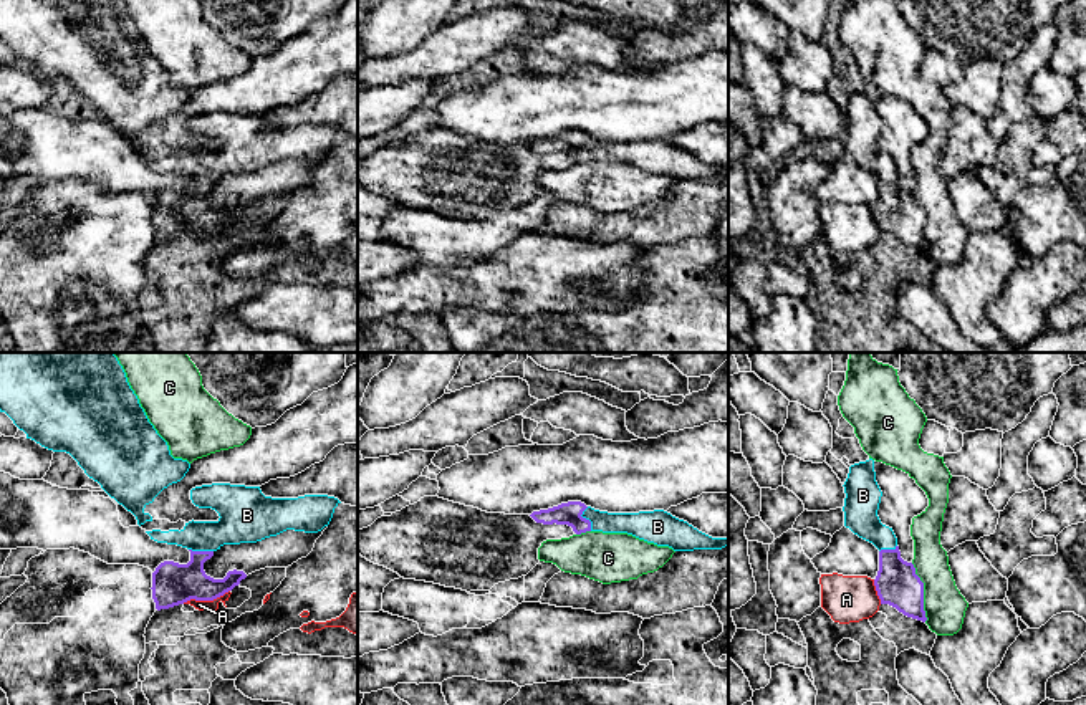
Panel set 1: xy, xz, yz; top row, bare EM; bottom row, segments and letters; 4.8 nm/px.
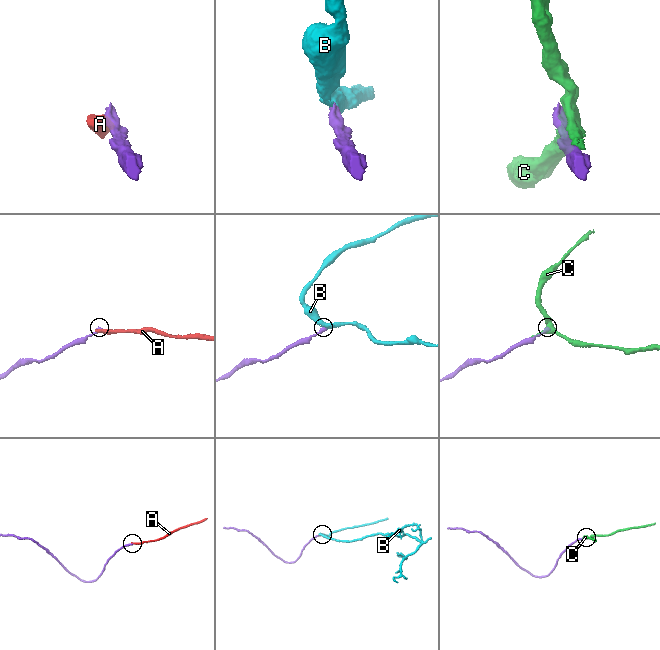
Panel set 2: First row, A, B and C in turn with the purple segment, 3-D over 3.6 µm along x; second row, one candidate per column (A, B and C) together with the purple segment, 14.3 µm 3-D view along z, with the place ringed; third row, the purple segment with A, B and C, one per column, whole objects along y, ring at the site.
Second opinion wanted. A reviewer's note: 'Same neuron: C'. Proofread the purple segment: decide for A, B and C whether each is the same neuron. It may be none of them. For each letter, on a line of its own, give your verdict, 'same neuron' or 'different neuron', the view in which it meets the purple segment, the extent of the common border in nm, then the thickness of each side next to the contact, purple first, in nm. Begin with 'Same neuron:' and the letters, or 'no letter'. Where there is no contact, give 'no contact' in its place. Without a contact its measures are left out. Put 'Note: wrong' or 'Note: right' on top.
Note: wrong
Same neuron: B
A: different neuron | xy | 240 nm | 200/50 nm
B: same neuron | xz | 120 nm | 110/110 nm
C: different neuron | yz | 300 nm | 200/200 nm

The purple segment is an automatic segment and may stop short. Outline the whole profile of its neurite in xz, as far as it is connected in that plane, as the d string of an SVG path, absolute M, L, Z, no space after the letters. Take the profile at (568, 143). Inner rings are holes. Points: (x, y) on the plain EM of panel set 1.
M568 131L533 141L530 146L543 154L568 154L576 164L586 161L627 162L657 175L669 175L674 180L722 179L728 175L728 167L712 167L664 139L608 142L581 131Z

